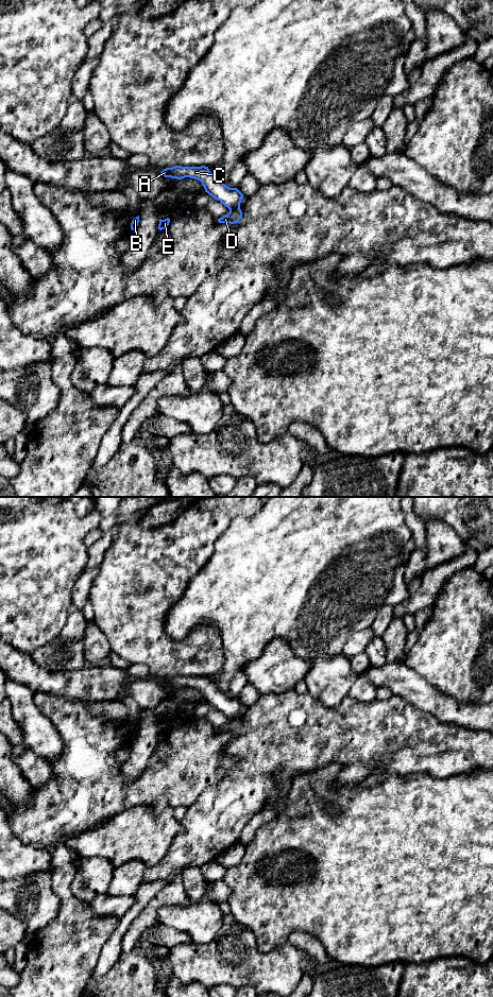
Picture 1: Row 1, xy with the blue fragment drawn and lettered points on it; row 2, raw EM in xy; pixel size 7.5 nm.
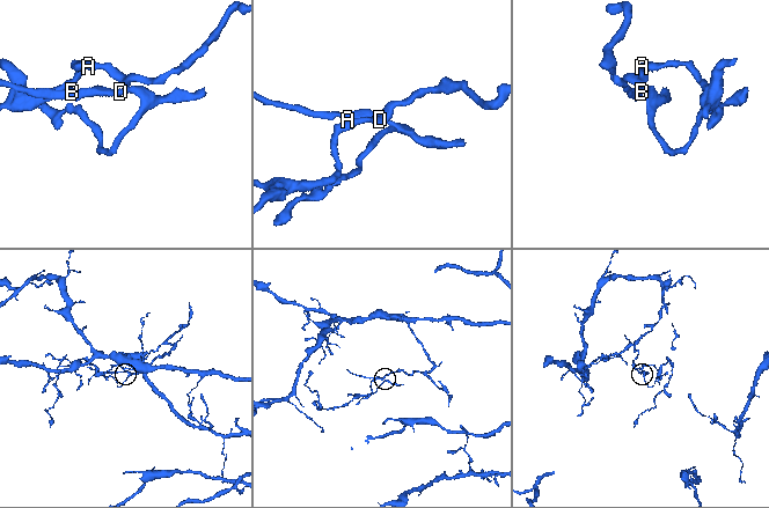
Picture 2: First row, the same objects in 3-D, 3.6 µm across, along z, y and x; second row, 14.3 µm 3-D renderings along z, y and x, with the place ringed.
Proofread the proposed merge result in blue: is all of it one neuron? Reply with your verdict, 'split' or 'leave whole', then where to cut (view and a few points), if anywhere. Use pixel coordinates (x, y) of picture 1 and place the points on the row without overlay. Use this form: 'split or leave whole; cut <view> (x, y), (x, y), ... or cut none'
split; cut xy (239, 718), (230, 720)

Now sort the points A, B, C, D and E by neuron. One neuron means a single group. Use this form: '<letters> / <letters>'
A C / B D E

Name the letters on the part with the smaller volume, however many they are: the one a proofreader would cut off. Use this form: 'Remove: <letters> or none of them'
Remove: B, D, E

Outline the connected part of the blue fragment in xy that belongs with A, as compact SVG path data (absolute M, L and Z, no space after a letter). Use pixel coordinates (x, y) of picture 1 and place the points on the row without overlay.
M174 675L166 677L160 682L165 687L182 689L190 687L202 692L205 702L220 710L230 720L240 719L241 708L243 704L237 698L230 698L220 691L215 684L212 684L208 676L182 676Z

